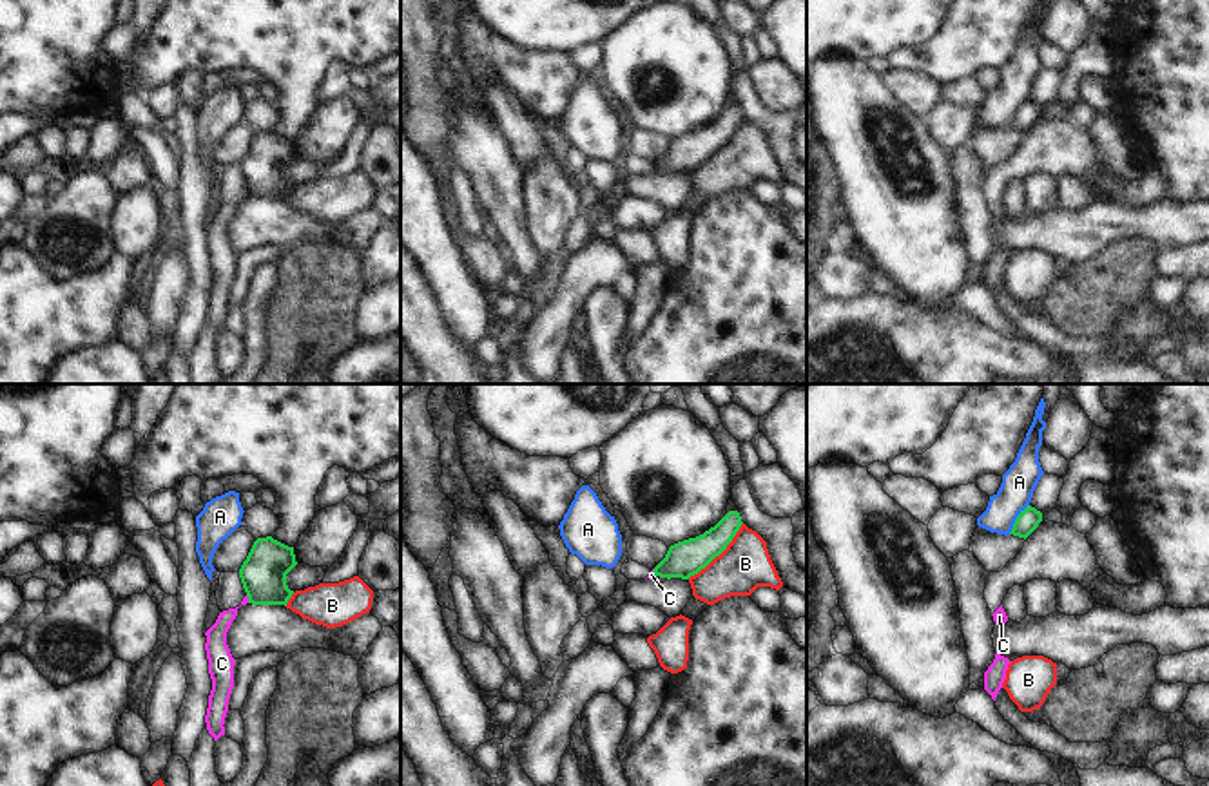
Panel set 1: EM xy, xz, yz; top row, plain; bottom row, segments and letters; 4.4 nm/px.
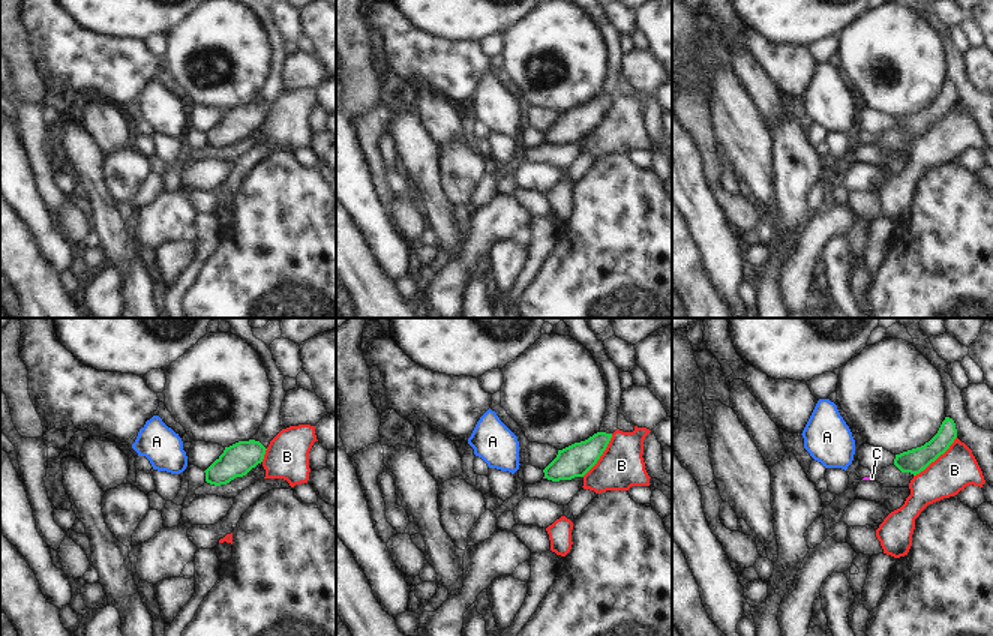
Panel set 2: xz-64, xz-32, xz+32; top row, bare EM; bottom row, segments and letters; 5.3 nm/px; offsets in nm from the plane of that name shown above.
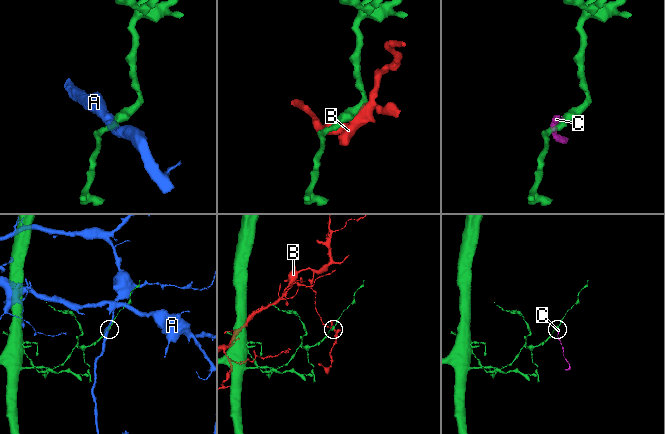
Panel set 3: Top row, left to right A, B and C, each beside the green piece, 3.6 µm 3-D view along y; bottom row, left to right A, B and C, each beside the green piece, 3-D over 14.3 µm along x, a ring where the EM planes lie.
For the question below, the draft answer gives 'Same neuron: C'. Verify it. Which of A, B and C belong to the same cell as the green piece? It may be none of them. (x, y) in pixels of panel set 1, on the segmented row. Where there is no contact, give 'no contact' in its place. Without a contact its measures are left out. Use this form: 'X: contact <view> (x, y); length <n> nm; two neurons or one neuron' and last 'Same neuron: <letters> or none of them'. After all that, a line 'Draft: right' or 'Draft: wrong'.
A: contact yz (1017, 518); length 160 nm; two neurons
B: contact xz (718, 555); length 360 nm; two neurons
C: contact xy (249, 598); length 40 nm; two neurons
Same neuron: none of them
Draft: wrong

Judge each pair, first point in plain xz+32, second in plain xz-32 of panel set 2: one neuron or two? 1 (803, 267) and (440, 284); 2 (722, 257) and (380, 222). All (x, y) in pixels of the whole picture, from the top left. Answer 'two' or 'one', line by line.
1: one
2: one

